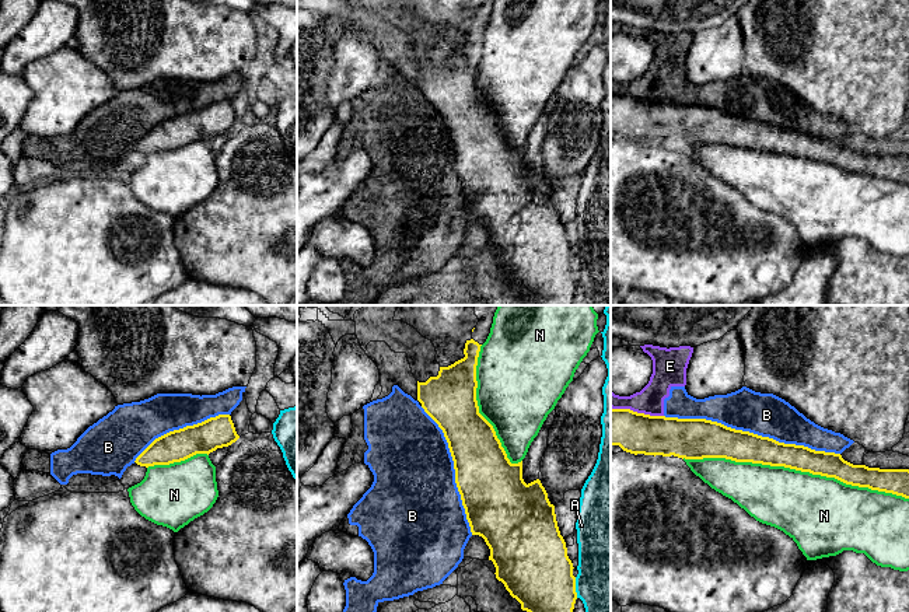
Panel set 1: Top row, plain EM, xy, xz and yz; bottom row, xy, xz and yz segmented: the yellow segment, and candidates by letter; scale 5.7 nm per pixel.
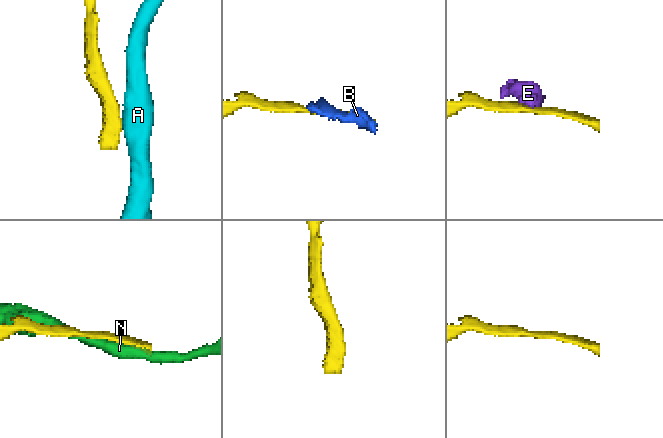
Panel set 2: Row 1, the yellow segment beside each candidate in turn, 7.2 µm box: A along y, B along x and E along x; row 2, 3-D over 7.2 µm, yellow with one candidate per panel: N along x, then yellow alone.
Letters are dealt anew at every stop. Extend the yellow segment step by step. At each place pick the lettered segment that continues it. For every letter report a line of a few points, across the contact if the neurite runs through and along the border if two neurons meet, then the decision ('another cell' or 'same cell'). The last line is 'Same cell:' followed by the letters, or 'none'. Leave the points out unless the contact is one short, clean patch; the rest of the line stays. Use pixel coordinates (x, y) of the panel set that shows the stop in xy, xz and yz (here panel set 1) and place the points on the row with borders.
A: xz (574, 577), (577, 597) | another cell
B: another cell
E: another cell
N: another cell
Same cell: none

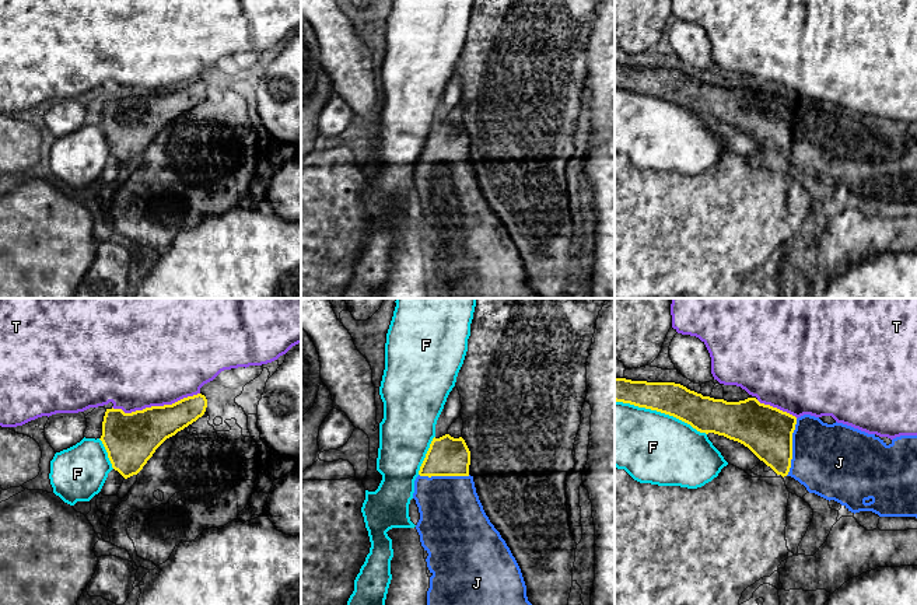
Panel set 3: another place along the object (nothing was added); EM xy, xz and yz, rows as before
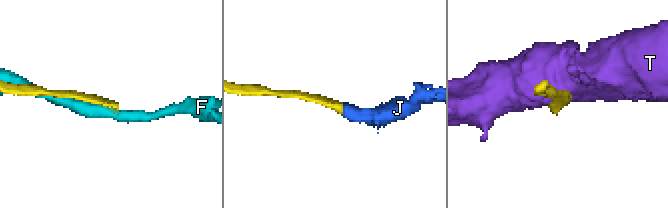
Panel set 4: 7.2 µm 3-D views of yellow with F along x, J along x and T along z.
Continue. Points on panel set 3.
F: another cell
J: same cell
T: another cell
Same cell: J

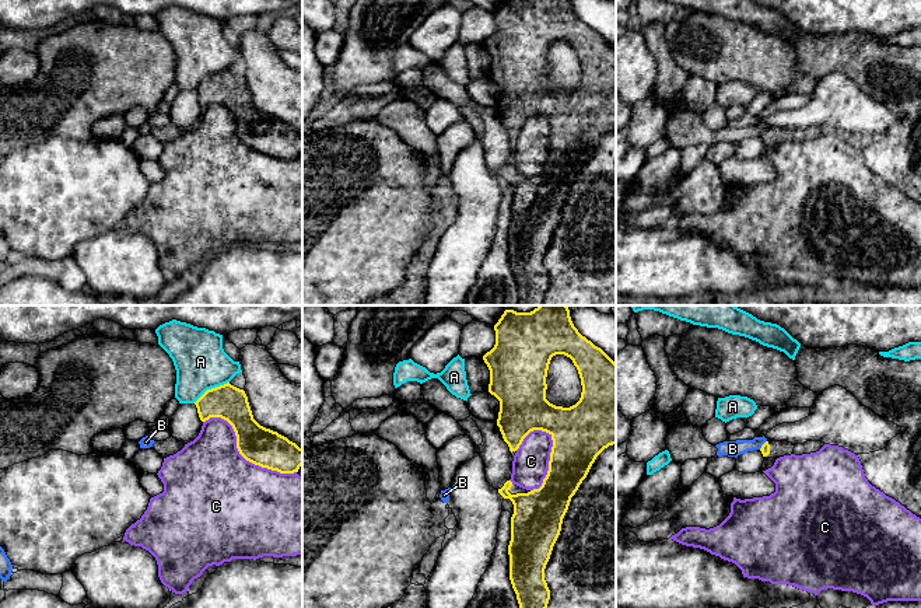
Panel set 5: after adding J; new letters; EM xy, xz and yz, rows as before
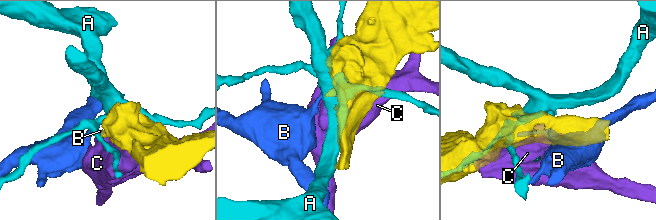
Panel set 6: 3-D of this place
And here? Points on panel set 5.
A: another cell
B: yz (766, 440), (759, 448) | another cell
C: another cell
Same cell: none

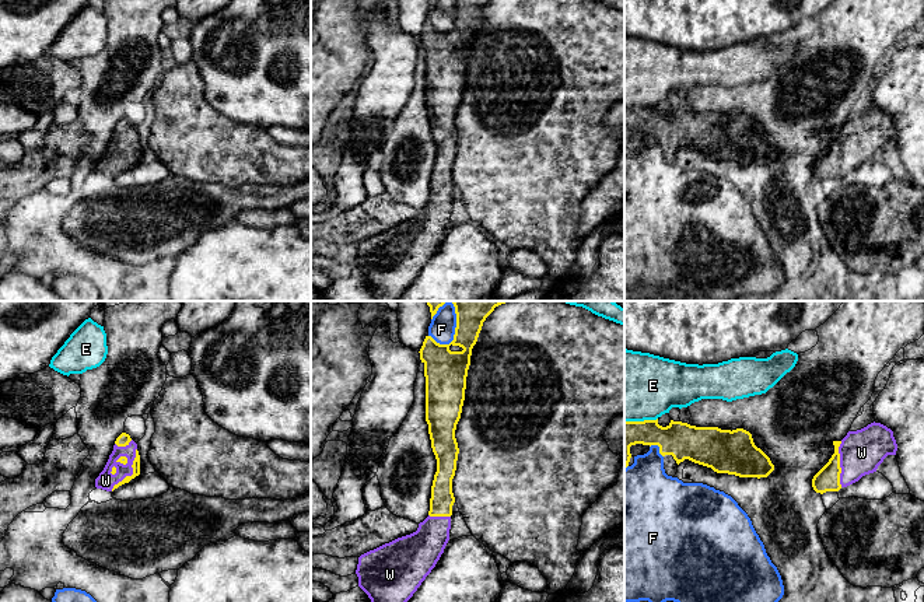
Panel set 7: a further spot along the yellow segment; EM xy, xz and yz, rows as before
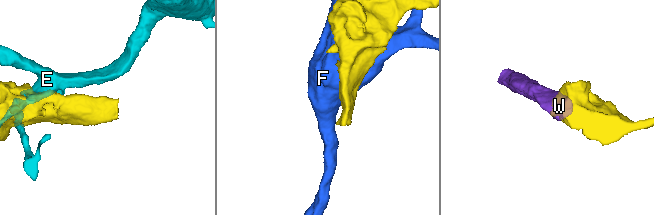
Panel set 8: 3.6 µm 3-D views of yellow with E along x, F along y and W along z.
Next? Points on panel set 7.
E: another cell
F: another cell
W: xy (136, 464), (133, 472), (116, 472), (105, 480) | same cell
Same cell: W

